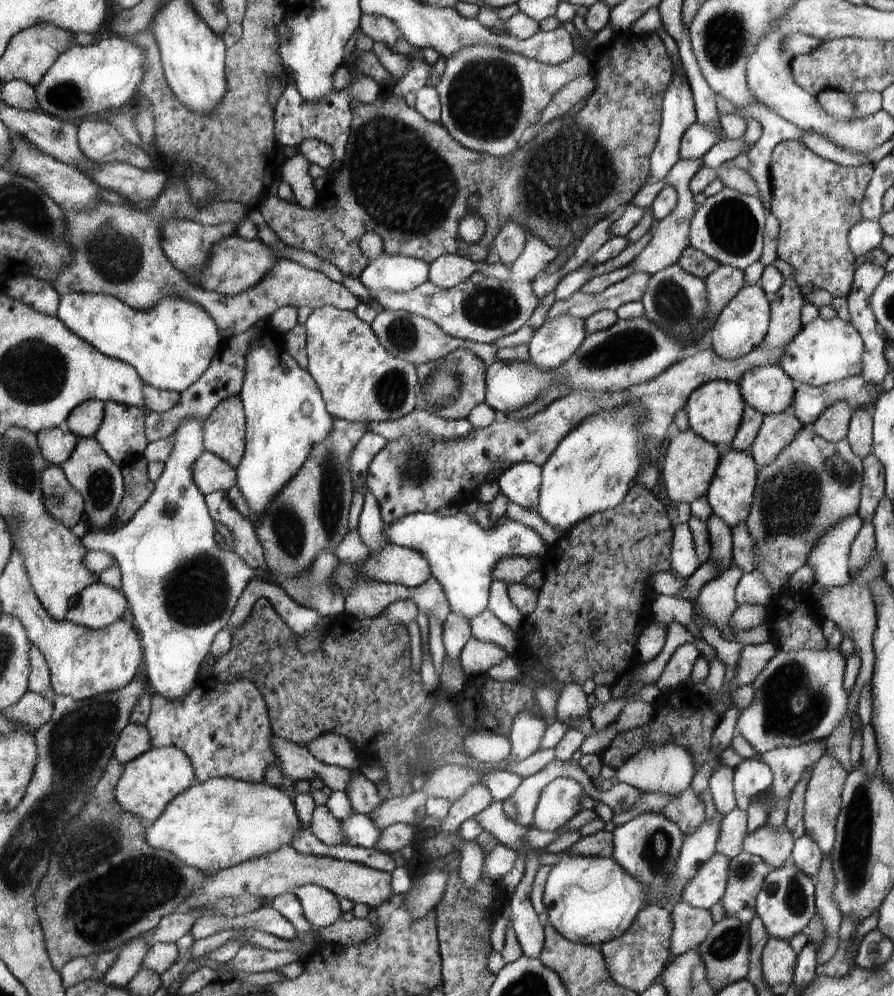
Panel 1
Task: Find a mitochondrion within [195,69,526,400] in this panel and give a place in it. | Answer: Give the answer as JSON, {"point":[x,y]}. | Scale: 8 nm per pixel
{"point":[409,188]}

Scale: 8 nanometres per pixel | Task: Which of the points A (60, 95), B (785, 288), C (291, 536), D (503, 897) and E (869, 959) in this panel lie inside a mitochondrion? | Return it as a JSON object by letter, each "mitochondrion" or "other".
{"A":"mitochondrion","B":"other","C":"mitochondrion","D":"other","E":"other"}

